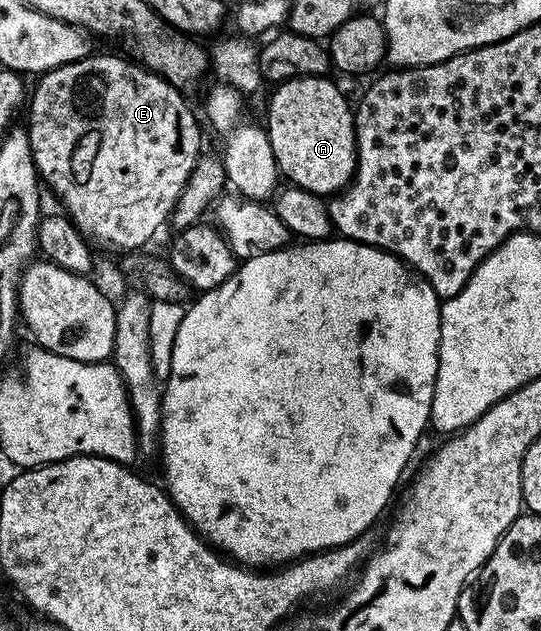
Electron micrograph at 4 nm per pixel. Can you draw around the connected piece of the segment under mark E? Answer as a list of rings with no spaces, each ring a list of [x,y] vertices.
[[[91,53],[80,61],[65,63],[56,69],[47,71],[45,75],[35,82],[38,84],[32,87],[32,94],[28,99],[28,107],[30,103],[28,130],[30,132],[30,144],[34,154],[34,163],[38,166],[41,182],[45,186],[47,183],[58,194],[59,201],[66,206],[63,207],[65,214],[73,219],[78,232],[95,244],[97,244],[96,242],[111,243],[112,246],[126,251],[125,253],[134,253],[139,249],[145,248],[142,246],[161,229],[162,222],[165,219],[167,222],[173,216],[174,205],[178,202],[180,193],[184,189],[184,185],[188,181],[188,177],[203,151],[202,131],[198,128],[198,119],[194,116],[193,109],[186,104],[187,96],[183,92],[177,91],[161,75],[142,66],[141,62],[127,59],[121,59],[118,55],[97,55],[97,53]]]

